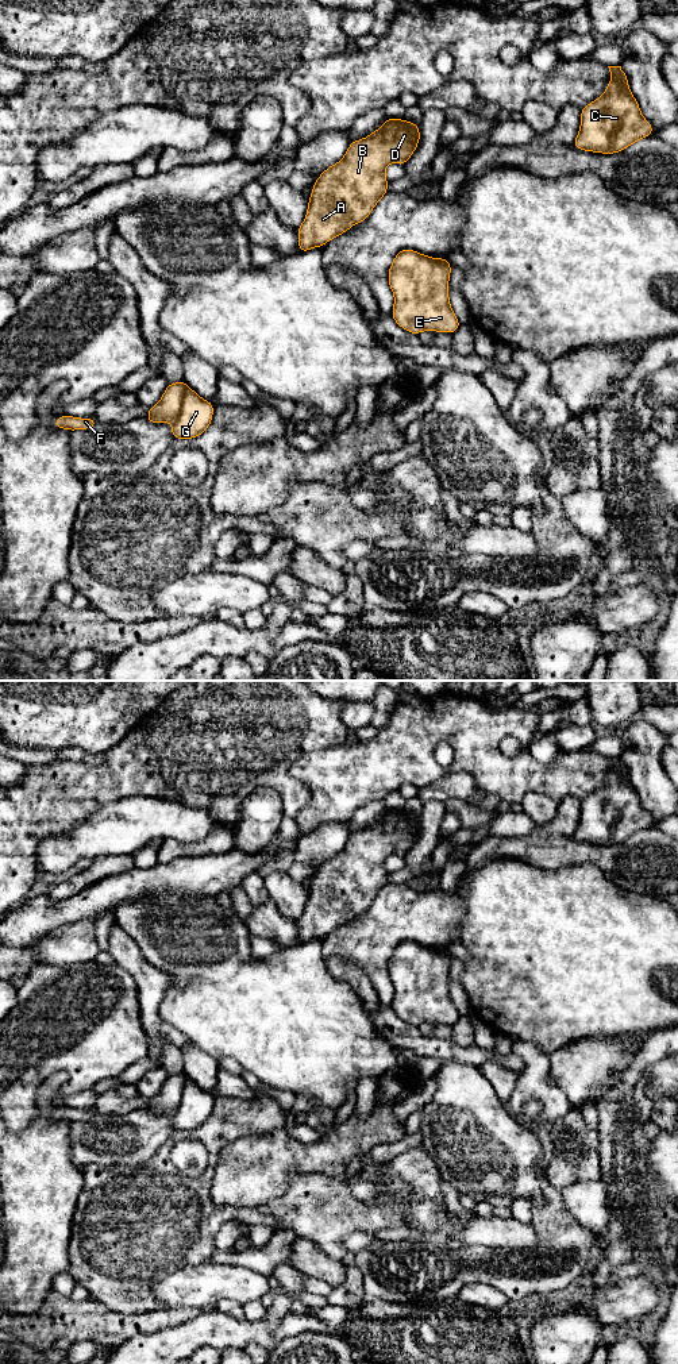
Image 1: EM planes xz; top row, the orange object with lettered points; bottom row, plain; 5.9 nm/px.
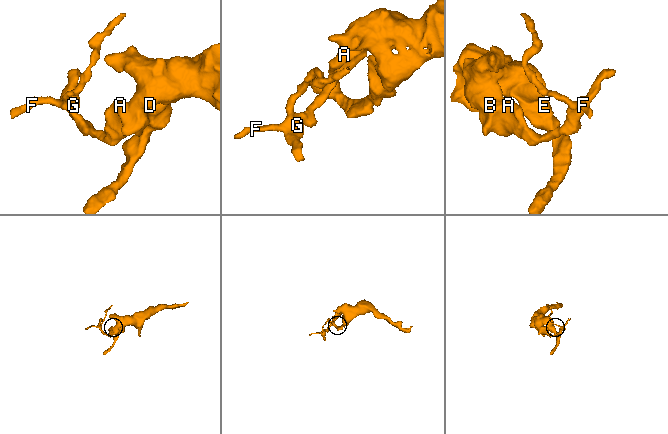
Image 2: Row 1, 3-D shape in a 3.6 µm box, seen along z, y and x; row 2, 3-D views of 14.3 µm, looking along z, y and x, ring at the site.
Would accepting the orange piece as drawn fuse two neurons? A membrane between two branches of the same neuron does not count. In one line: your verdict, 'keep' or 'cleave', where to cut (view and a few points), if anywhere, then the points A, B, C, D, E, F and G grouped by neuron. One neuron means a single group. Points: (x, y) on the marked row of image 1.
cleave; cut xz (187, 385), (180, 412), (173, 419); groups A B C D E G / F

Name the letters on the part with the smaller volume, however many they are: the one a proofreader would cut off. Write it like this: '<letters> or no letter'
F

